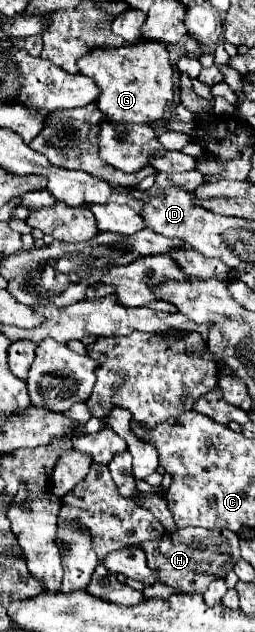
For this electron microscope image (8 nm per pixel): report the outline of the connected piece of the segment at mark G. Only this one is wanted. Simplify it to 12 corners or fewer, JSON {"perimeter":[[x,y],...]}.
{"perimeter":[[157,41],[95,47],[77,67],[117,123],[155,123],[173,103]]}

